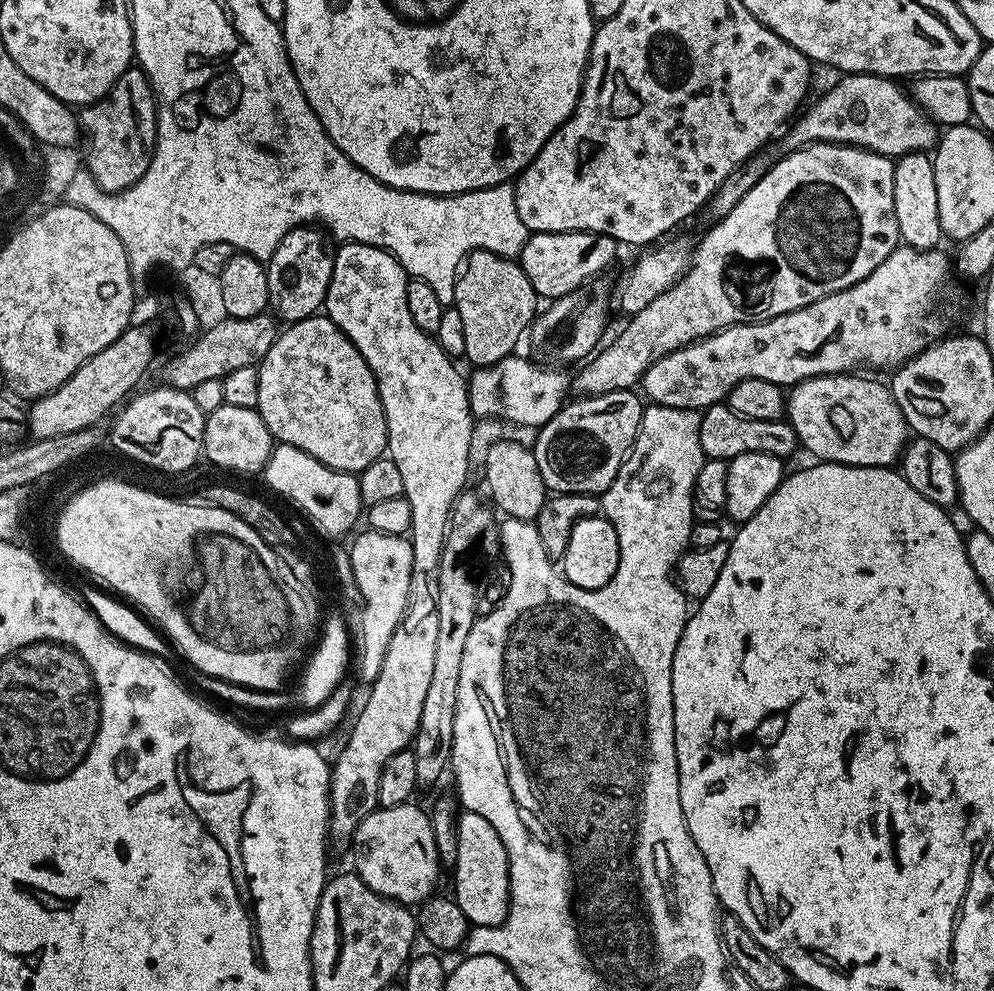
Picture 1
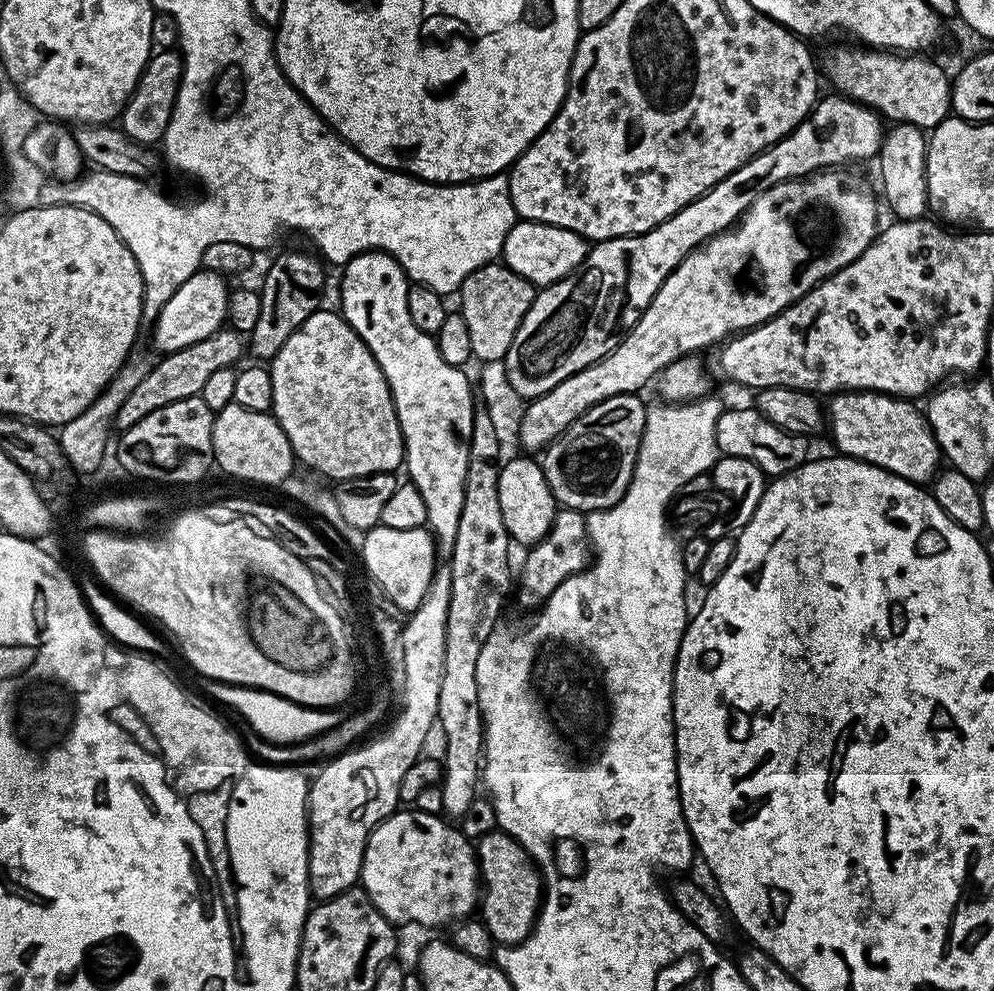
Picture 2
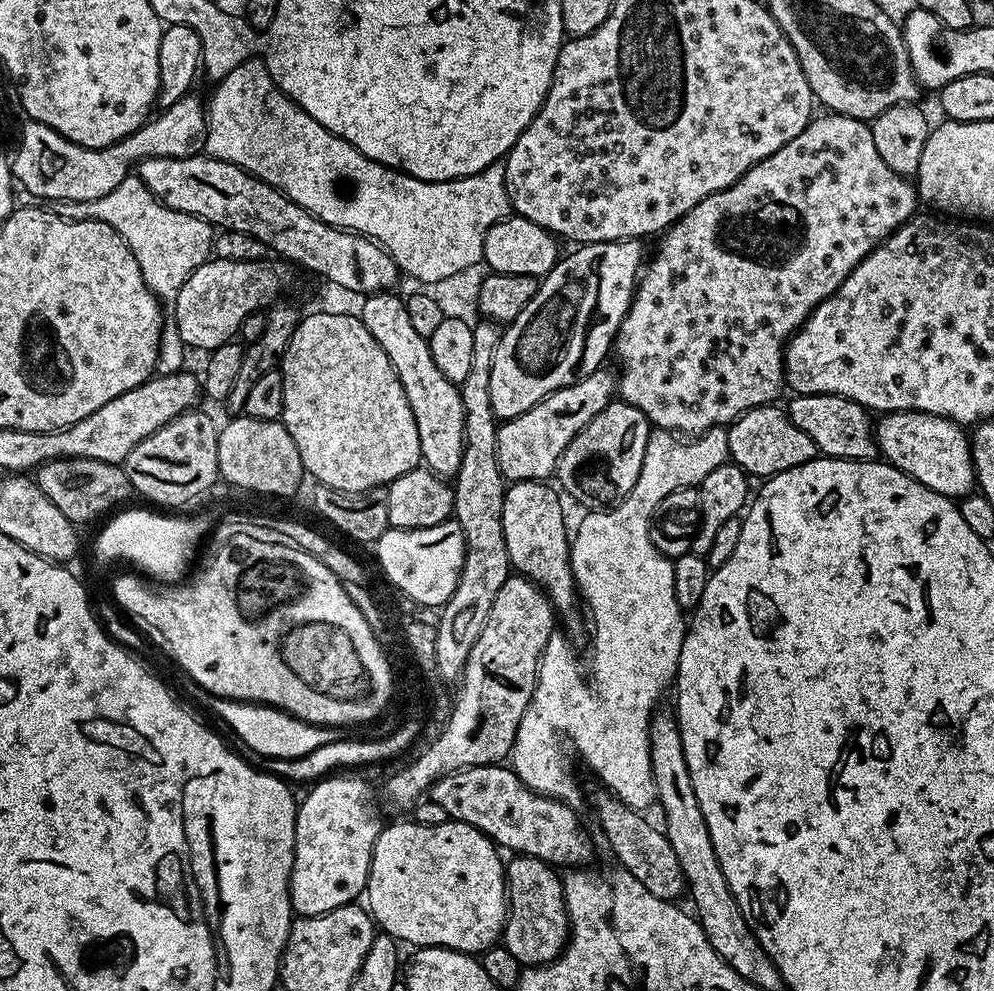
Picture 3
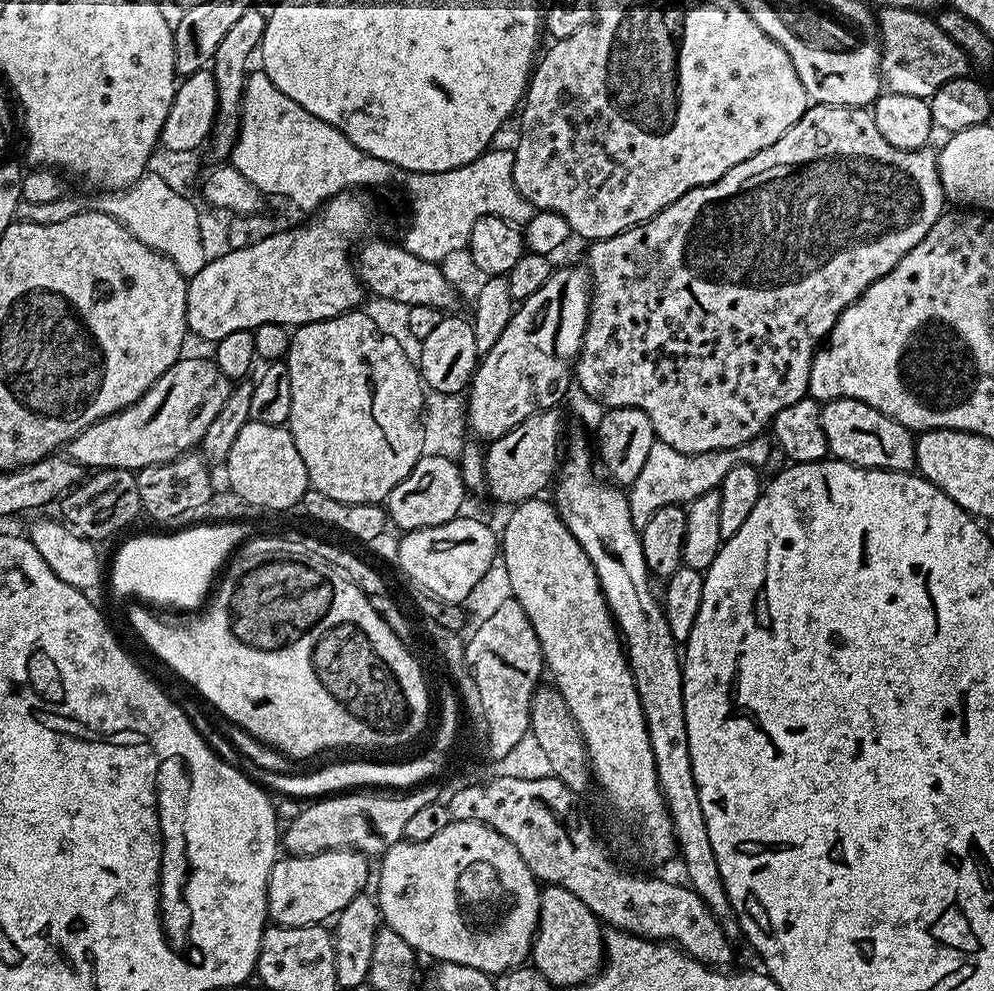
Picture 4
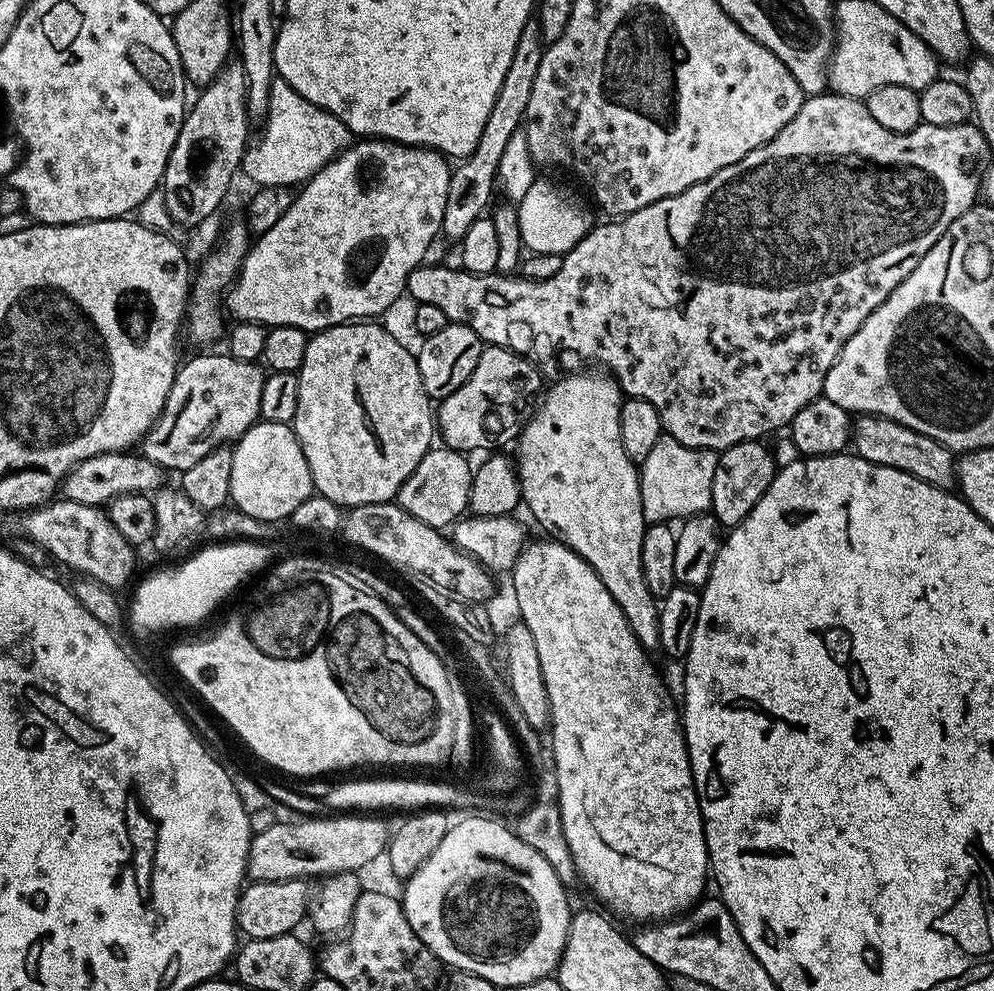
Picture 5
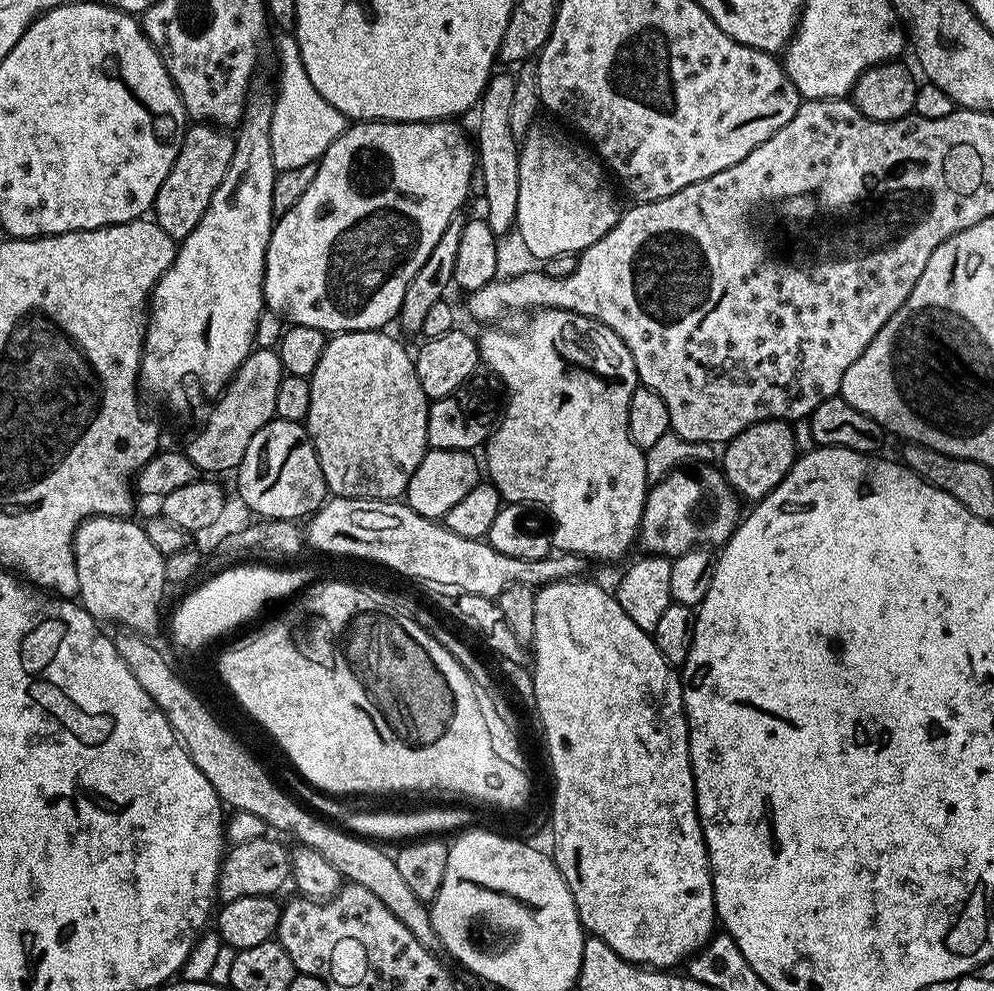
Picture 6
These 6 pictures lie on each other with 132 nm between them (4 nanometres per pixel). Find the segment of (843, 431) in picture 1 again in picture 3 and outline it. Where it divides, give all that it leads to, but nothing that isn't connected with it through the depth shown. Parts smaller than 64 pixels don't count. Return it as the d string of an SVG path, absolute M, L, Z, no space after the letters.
M889 412L875 421L874 431L879 455L913 480L922 482L922 486L949 498L963 498L973 491L976 476L972 467L970 436L961 425L955 424L953 420L925 412Z

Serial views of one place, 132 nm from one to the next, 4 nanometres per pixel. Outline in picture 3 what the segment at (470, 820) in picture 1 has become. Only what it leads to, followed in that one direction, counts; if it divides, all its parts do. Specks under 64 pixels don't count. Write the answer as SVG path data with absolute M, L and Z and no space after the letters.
M513 855L507 861L504 870L504 879L508 890L508 918L504 921L504 934L502 947L510 950L514 958L521 966L535 966L549 964L551 960L557 960L564 950L564 945L570 936L568 926L568 911L564 901L564 881L561 873L553 865L547 864L533 856Z

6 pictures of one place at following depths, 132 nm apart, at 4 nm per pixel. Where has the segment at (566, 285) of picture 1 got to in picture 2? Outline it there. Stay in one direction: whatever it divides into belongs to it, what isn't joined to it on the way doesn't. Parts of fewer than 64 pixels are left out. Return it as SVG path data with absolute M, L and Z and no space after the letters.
M517 219L510 234L506 234L502 263L514 274L521 275L535 286L547 286L569 276L587 258L589 247L589 241L574 230Z

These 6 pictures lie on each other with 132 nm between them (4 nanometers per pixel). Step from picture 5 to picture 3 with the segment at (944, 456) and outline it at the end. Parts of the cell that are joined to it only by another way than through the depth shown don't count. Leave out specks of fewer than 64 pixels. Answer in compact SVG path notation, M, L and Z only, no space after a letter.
M796 394L793 400L786 404L788 417L798 426L798 430L804 431L814 442L817 453L825 456L834 456L838 460L875 460L878 456L876 447L876 433L874 431L874 420L869 409L863 408L858 402L854 402L845 396L827 396L826 394Z

